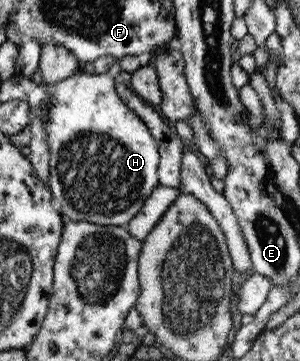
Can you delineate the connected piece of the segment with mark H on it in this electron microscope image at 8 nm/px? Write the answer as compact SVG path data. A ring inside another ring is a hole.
M116 60L106 73L85 74L80 71L52 85L42 85L36 79L28 83L24 101L28 104L31 118L45 123L48 160L48 187L54 201L60 205L61 215L72 221L84 221L101 226L125 226L142 207L150 191L158 186L156 165L158 150L156 140L149 135L148 127L120 99L115 91L114 80L120 73Z

